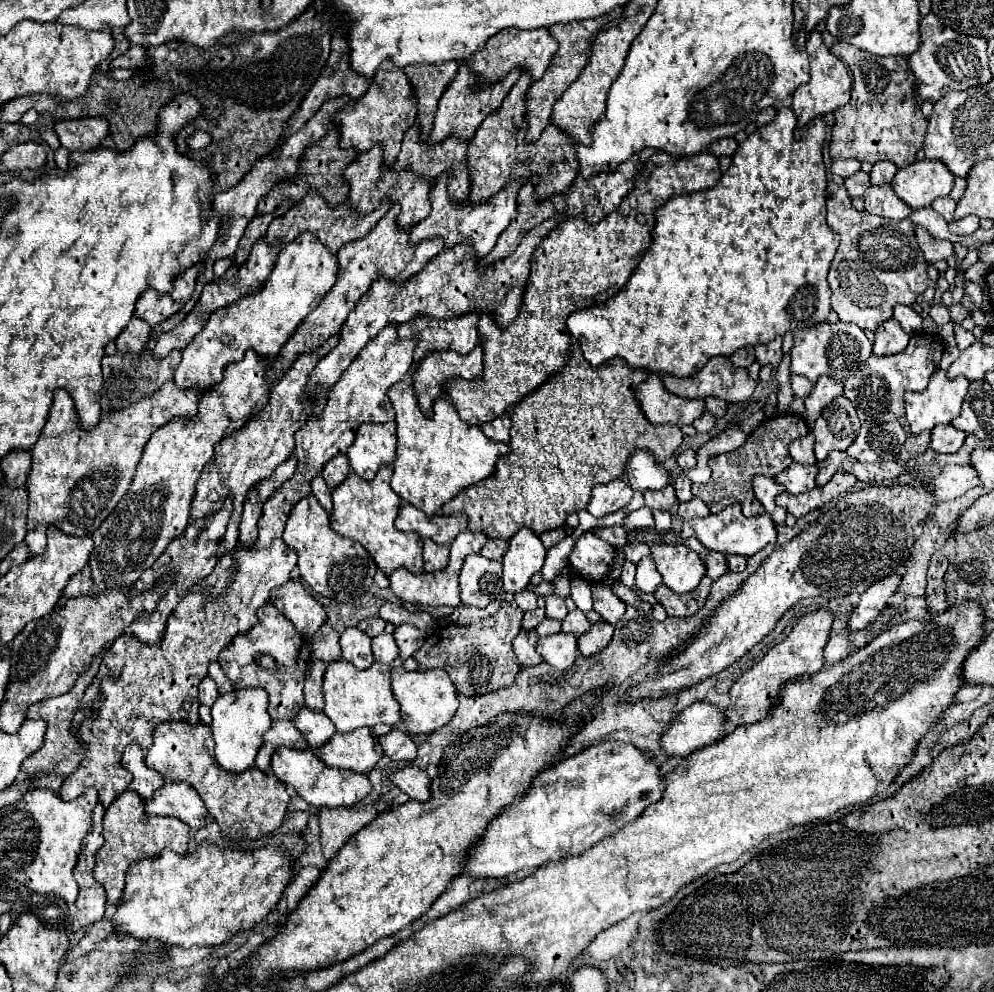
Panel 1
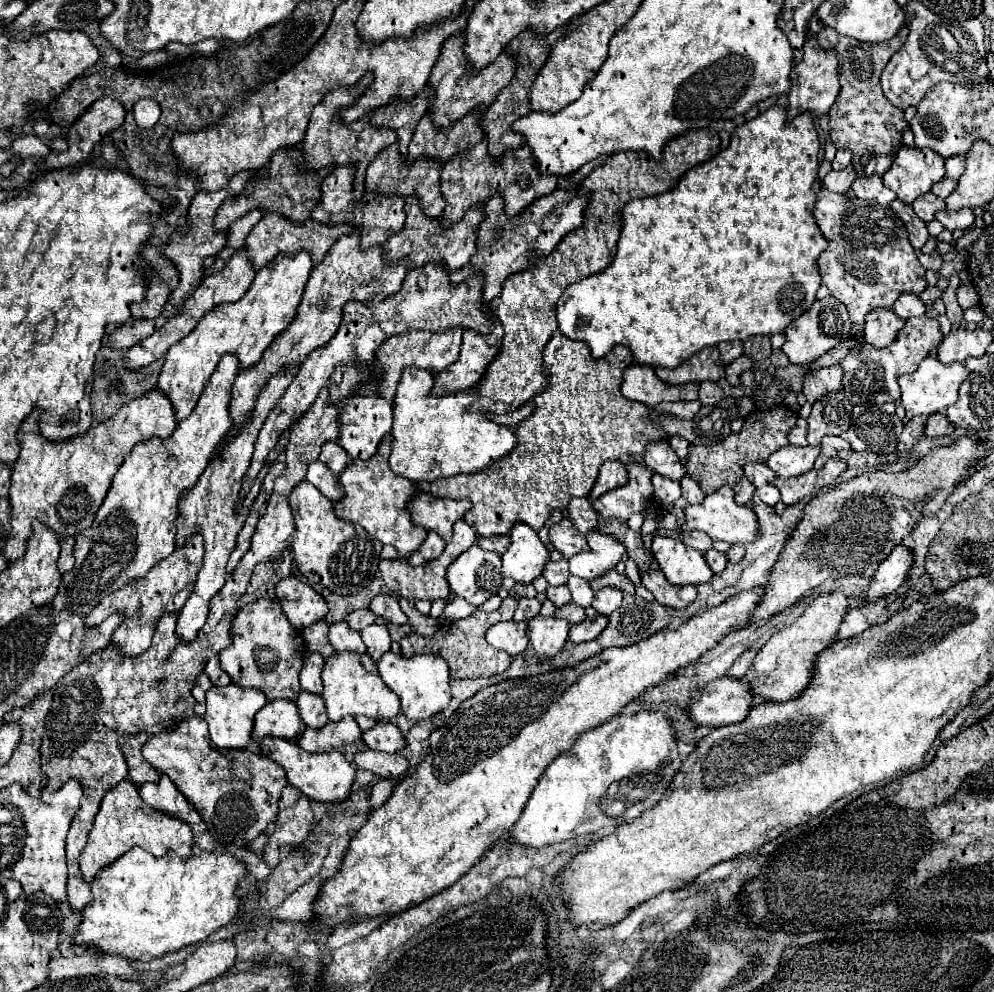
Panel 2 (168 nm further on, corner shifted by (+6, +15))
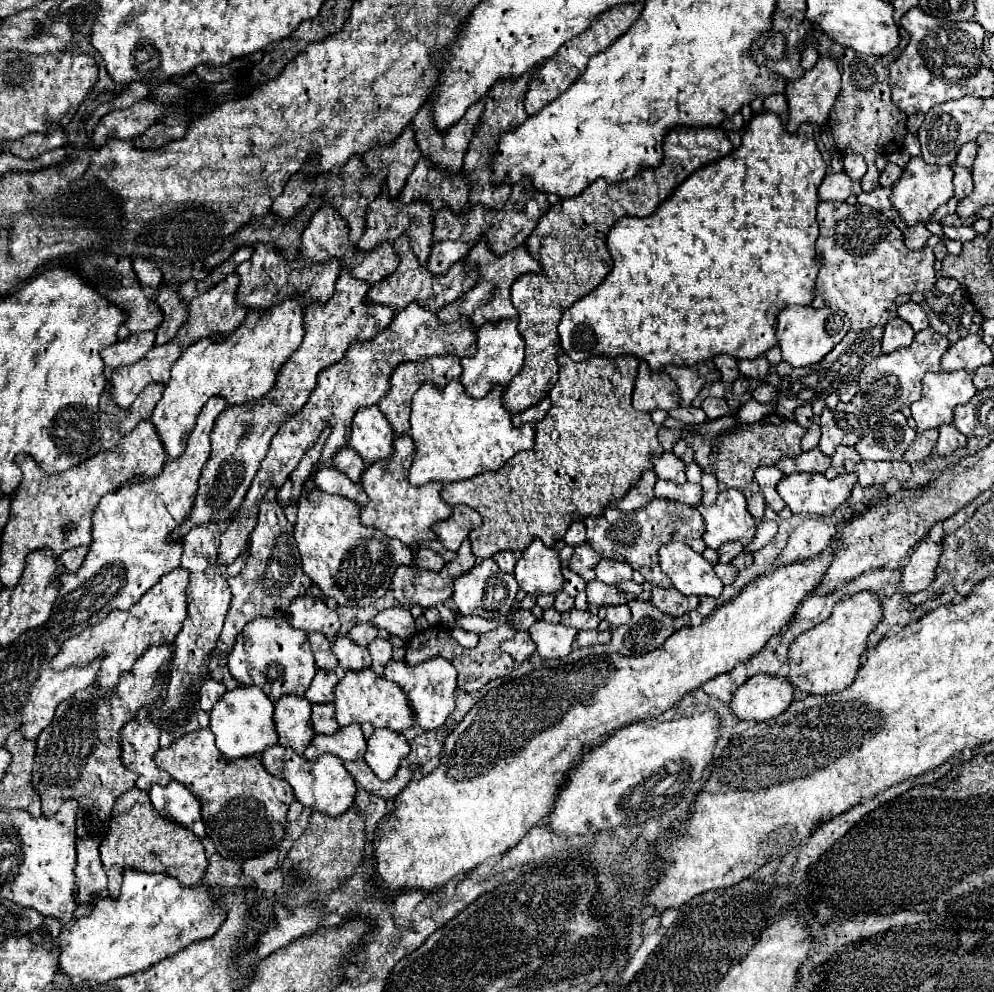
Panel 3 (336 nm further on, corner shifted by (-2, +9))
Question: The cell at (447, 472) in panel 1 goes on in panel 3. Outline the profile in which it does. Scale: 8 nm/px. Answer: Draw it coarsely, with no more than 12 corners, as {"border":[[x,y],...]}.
{"border":[[502,387],[412,397],[410,485],[496,471],[534,447]]}

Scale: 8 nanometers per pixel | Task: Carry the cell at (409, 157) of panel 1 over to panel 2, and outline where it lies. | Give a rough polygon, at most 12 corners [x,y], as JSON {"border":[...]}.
{"border":[[396,143],[366,169],[370,195],[416,195],[428,217],[444,211],[436,161],[400,159]]}

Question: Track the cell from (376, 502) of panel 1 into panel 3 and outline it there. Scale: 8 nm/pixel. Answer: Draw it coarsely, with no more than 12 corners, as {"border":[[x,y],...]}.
{"border":[[412,439],[362,473],[362,525],[416,545],[452,513],[442,483],[412,487]]}

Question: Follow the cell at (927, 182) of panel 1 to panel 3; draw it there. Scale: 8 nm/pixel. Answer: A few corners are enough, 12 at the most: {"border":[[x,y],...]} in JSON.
{"border":[[912,157],[892,185],[908,225],[954,195],[954,171]]}

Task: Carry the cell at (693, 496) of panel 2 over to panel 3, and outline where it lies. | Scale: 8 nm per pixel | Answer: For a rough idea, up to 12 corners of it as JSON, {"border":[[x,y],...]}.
{"border":[[712,473],[702,475],[702,505],[718,497],[718,483]]}

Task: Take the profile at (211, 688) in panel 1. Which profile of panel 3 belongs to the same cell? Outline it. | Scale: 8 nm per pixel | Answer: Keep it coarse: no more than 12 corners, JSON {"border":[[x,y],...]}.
{"border":[[206,679],[198,693],[200,709],[212,711],[226,689],[214,679]]}

